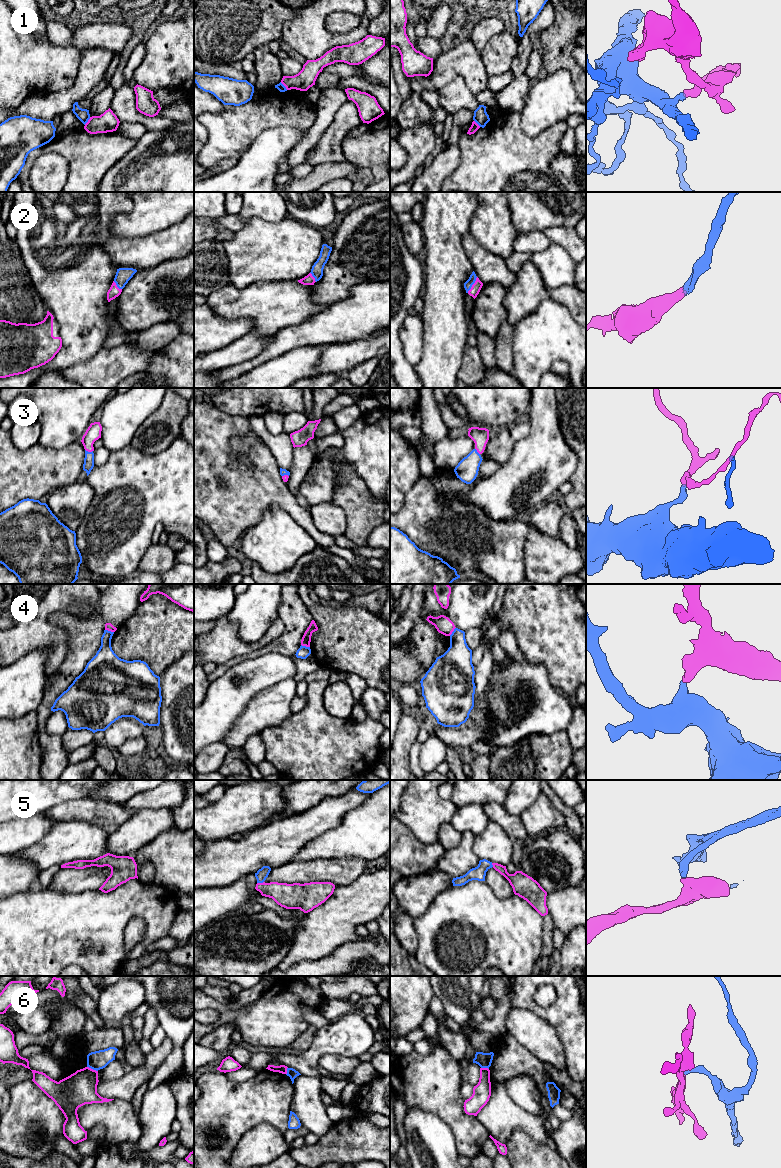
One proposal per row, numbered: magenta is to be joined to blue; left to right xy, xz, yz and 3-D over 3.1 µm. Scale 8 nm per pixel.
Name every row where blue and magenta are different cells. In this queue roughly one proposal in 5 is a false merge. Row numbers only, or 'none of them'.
1, 4, 6

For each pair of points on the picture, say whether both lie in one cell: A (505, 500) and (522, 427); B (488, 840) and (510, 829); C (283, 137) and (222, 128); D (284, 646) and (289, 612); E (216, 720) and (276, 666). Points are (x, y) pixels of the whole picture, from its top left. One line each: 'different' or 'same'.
A: different
B: different
C: different
D: same
E: same

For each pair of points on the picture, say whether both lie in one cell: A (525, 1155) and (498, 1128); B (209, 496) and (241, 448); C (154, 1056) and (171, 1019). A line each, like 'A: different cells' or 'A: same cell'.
A: different cells
B: different cells
C: different cells

